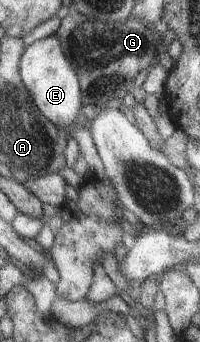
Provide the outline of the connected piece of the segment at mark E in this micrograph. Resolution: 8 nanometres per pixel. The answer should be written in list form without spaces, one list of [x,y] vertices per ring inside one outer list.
[[[56,35],[38,39],[34,43],[25,46],[20,59],[18,60],[18,75],[22,85],[27,89],[32,103],[38,109],[38,113],[58,129],[66,131],[72,126],[72,121],[81,112],[82,95],[80,82],[75,71],[63,55]]]

